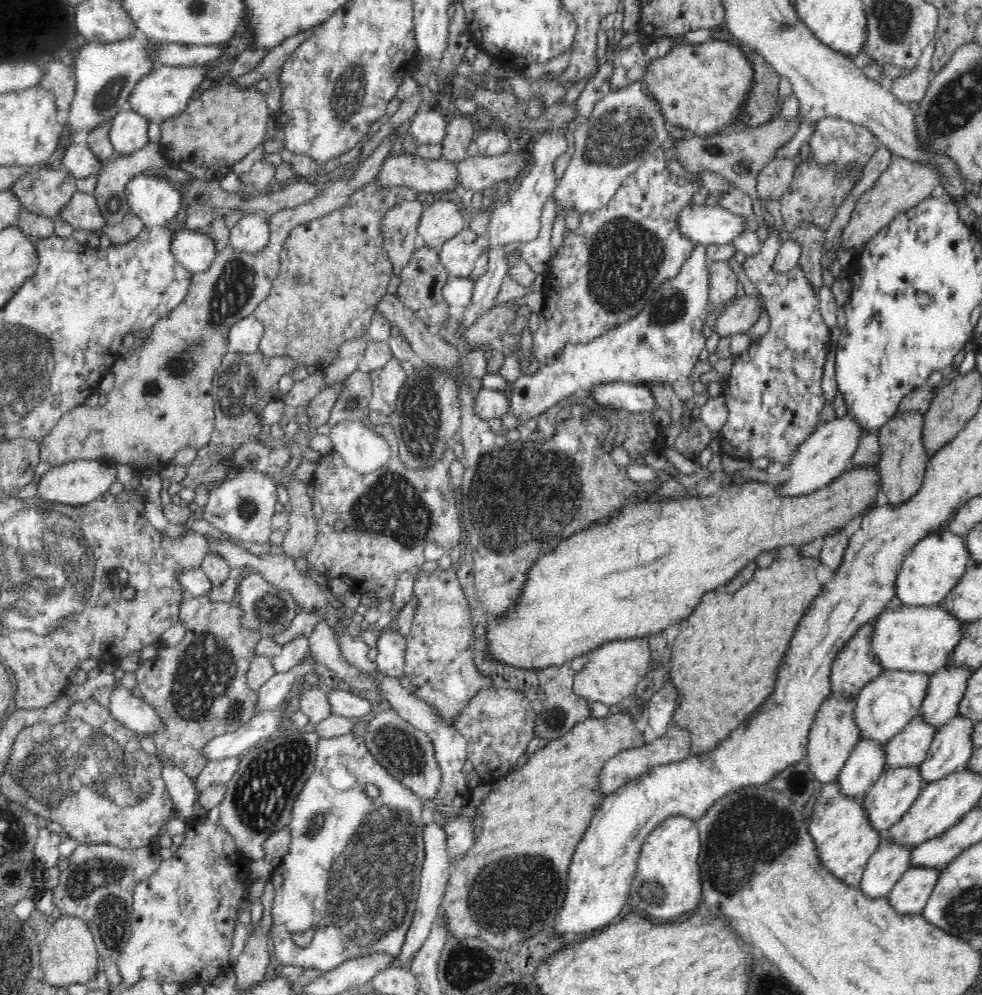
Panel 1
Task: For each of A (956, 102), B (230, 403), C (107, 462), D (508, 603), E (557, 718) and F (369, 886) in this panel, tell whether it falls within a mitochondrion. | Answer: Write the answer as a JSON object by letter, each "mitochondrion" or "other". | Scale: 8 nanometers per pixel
{"A":"mitochondrion","B":"mitochondrion","C":"other","D":"other","E":"mitochondrion","F":"mitochondrion"}

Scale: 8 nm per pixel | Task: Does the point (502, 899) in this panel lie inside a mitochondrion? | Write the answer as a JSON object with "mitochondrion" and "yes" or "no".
{"mitochondrion":"yes"}

